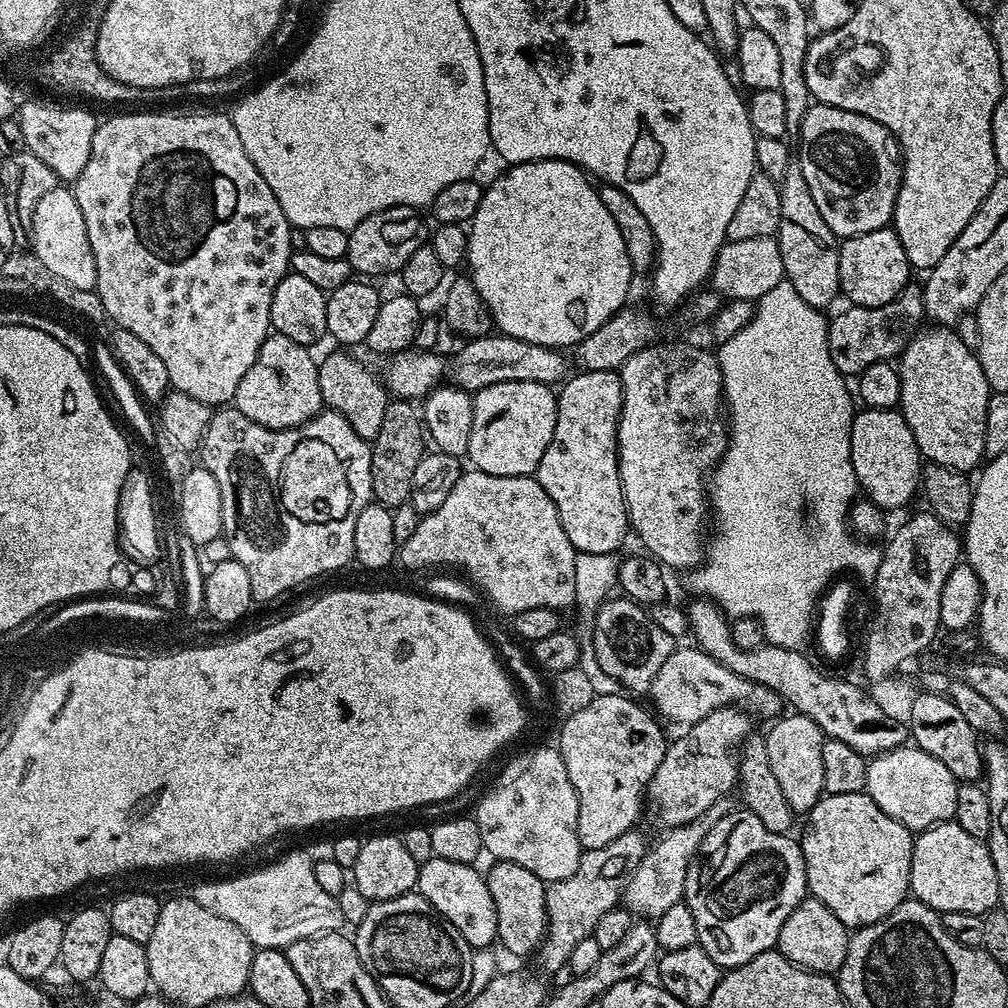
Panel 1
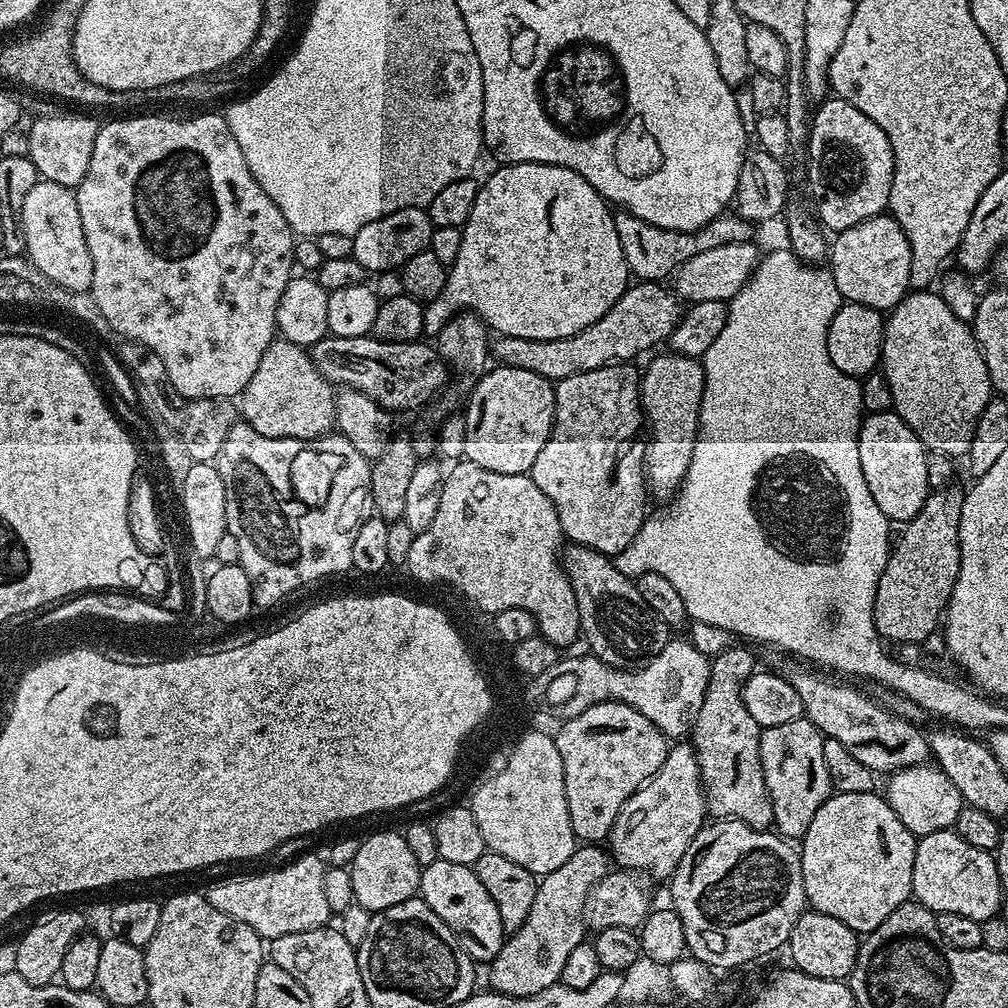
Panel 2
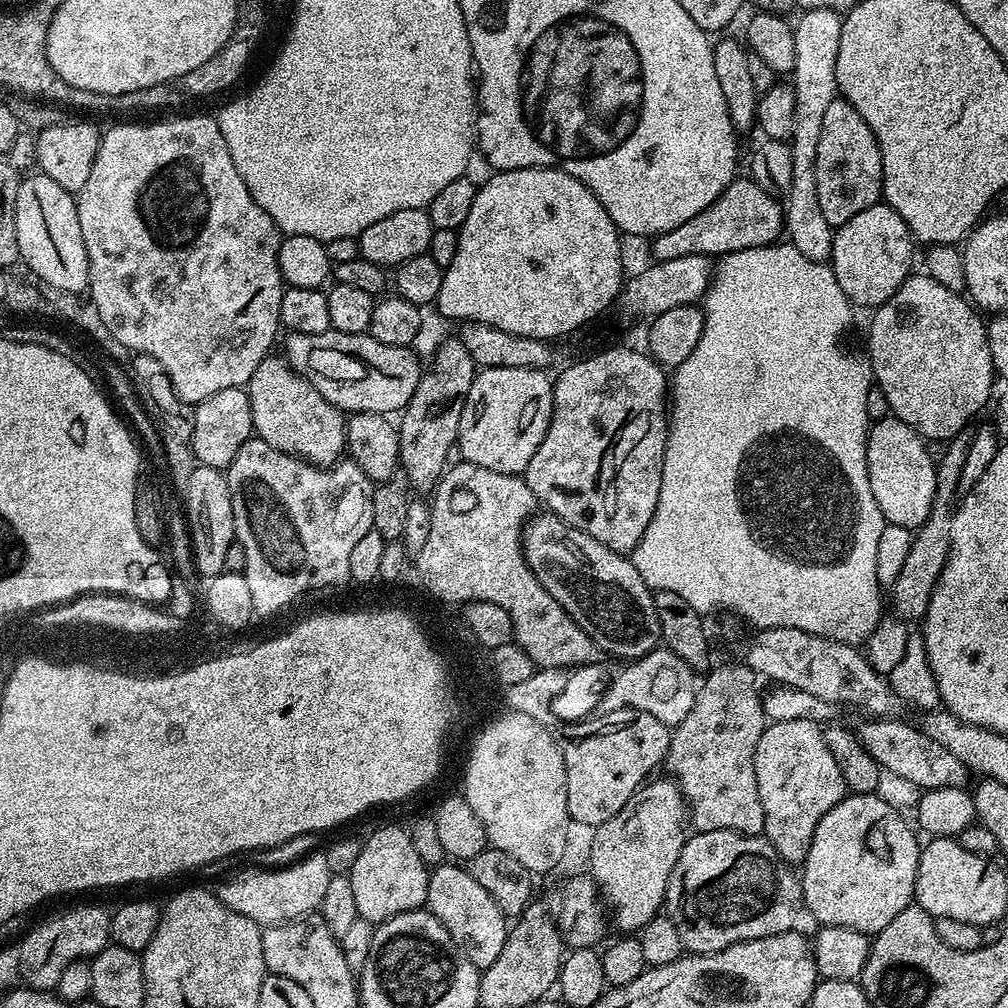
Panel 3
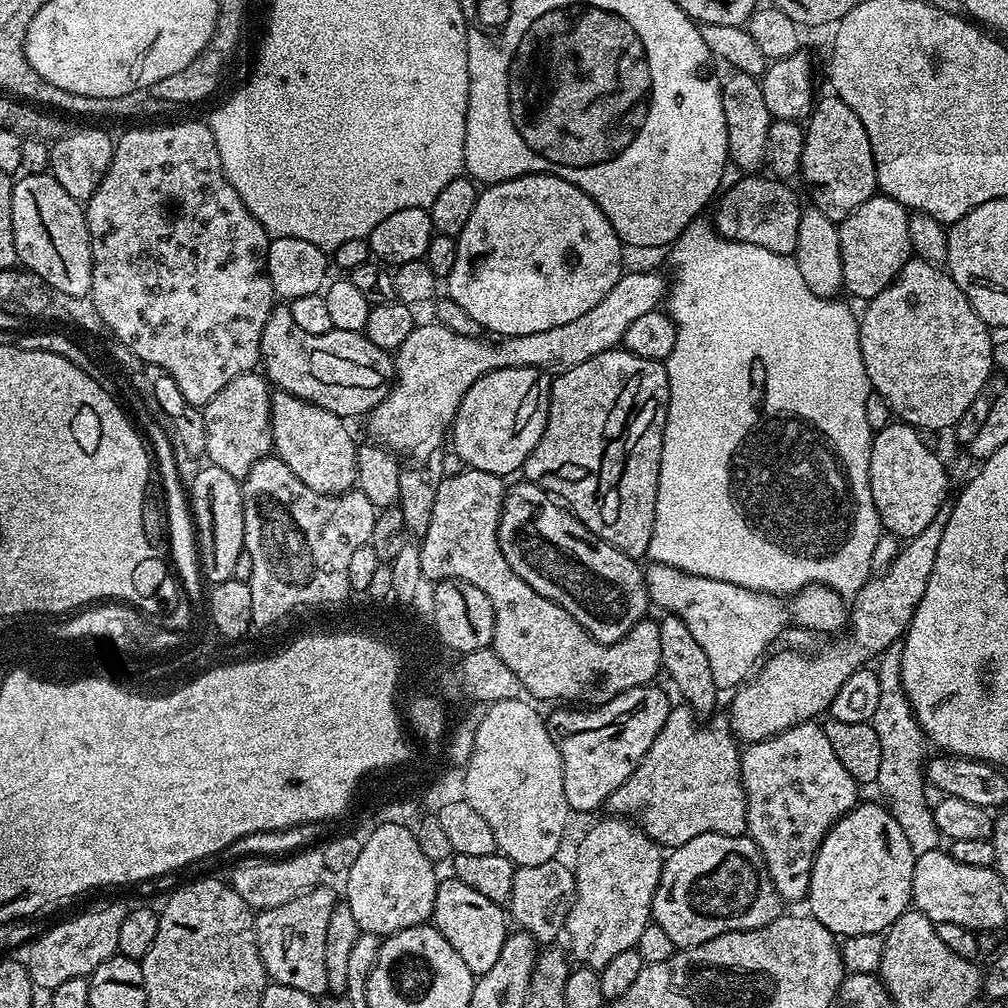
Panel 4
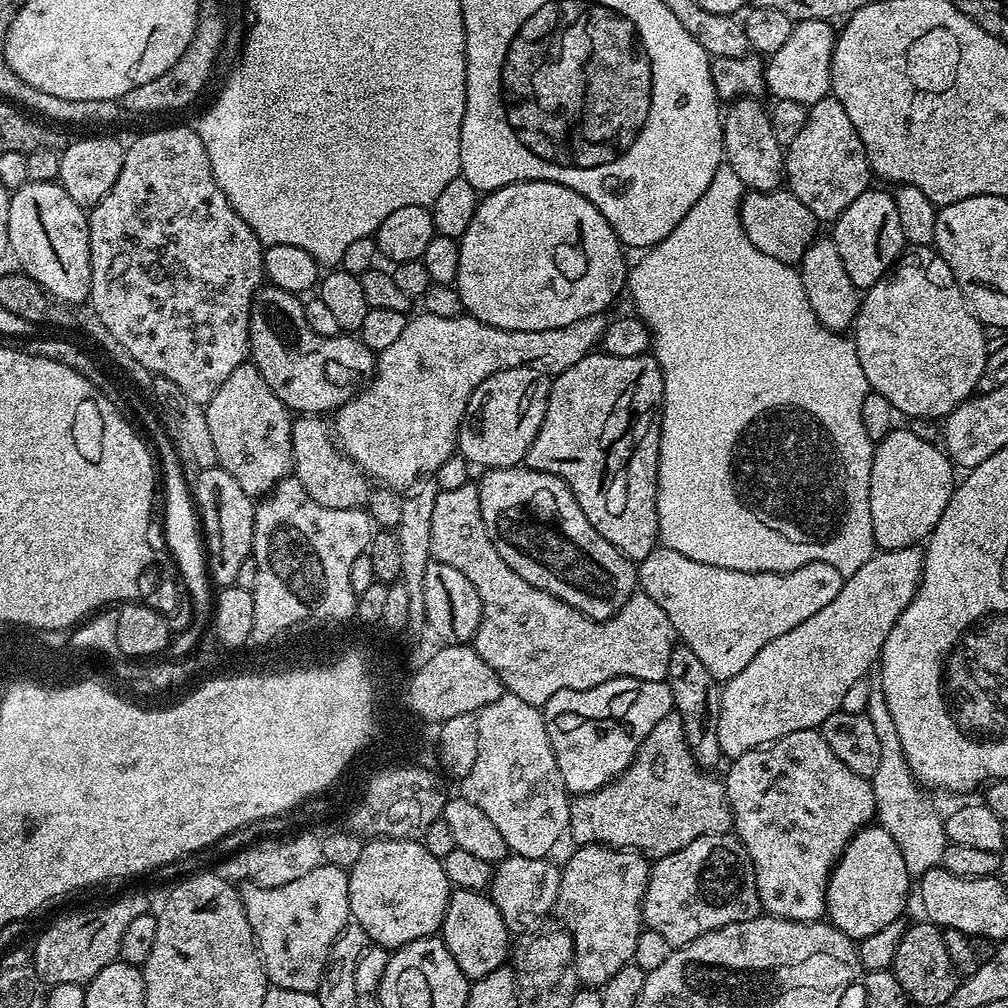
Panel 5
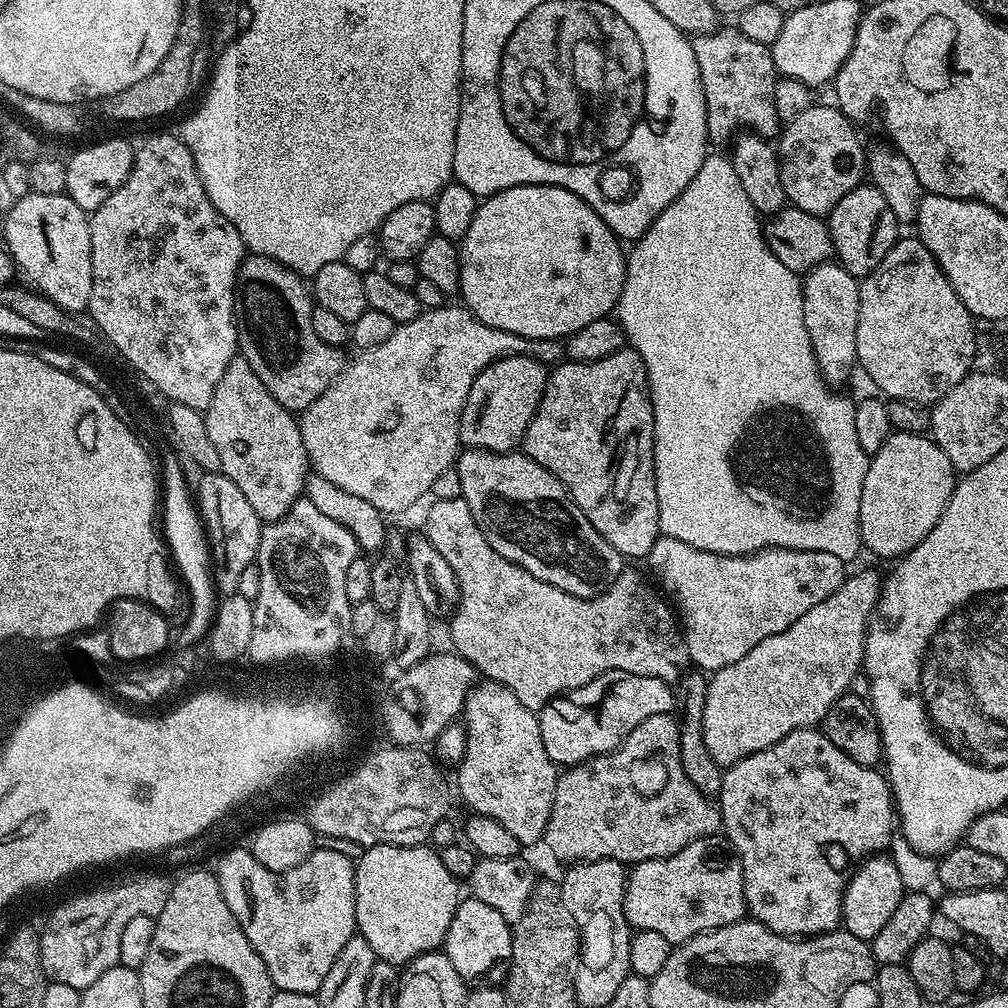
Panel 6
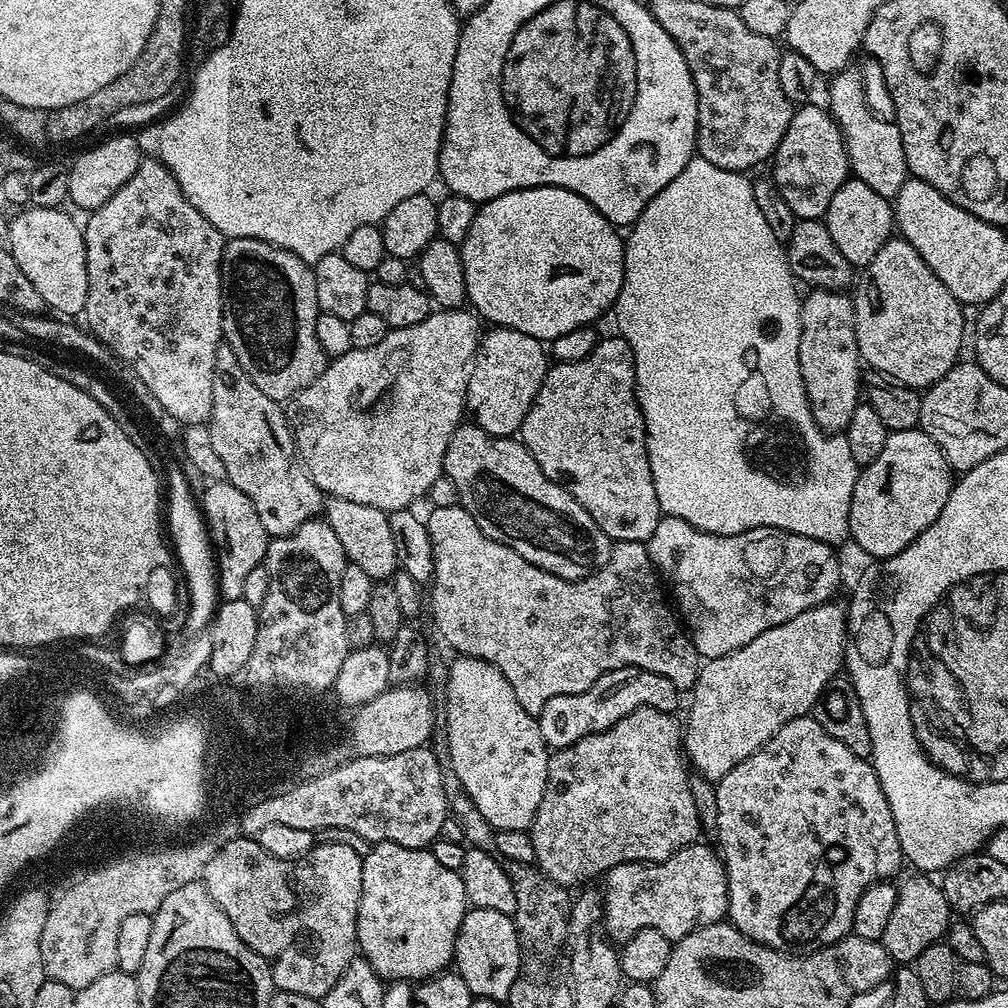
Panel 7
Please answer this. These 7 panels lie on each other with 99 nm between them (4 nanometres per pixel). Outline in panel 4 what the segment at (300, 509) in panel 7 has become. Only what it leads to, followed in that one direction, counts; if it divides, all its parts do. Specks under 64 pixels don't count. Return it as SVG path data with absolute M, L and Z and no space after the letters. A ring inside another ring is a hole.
M253 370L246 374L238 374L238 378L230 378L210 403L204 405L204 425L206 426L206 450L204 456L207 463L218 470L226 470L226 474L243 478L248 471L273 451L272 446L272 397L270 384L259 371Z

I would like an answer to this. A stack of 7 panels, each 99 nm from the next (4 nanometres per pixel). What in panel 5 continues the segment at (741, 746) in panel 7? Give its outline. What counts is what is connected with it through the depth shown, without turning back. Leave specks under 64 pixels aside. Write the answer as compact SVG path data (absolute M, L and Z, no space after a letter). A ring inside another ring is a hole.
M895 548L889 552L877 550L853 576L847 577L838 590L838 598L830 602L818 614L806 618L802 626L786 630L774 642L766 642L750 663L734 678L723 681L720 689L720 713L718 714L718 746L725 757L735 758L755 748L767 748L775 740L794 734L794 730L819 729L830 714L841 711L846 690L867 677L872 666L879 661L880 651L894 630L894 622L910 606L920 585L920 575L926 570L924 548Z

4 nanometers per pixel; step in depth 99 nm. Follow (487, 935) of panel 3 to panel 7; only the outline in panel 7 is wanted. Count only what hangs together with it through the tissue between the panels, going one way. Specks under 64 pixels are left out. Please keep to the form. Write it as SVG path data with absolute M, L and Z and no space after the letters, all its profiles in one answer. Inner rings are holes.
M469 907L456 935L455 971L466 982L473 997L507 1001L520 973L520 940L516 937L516 921L498 910Z

